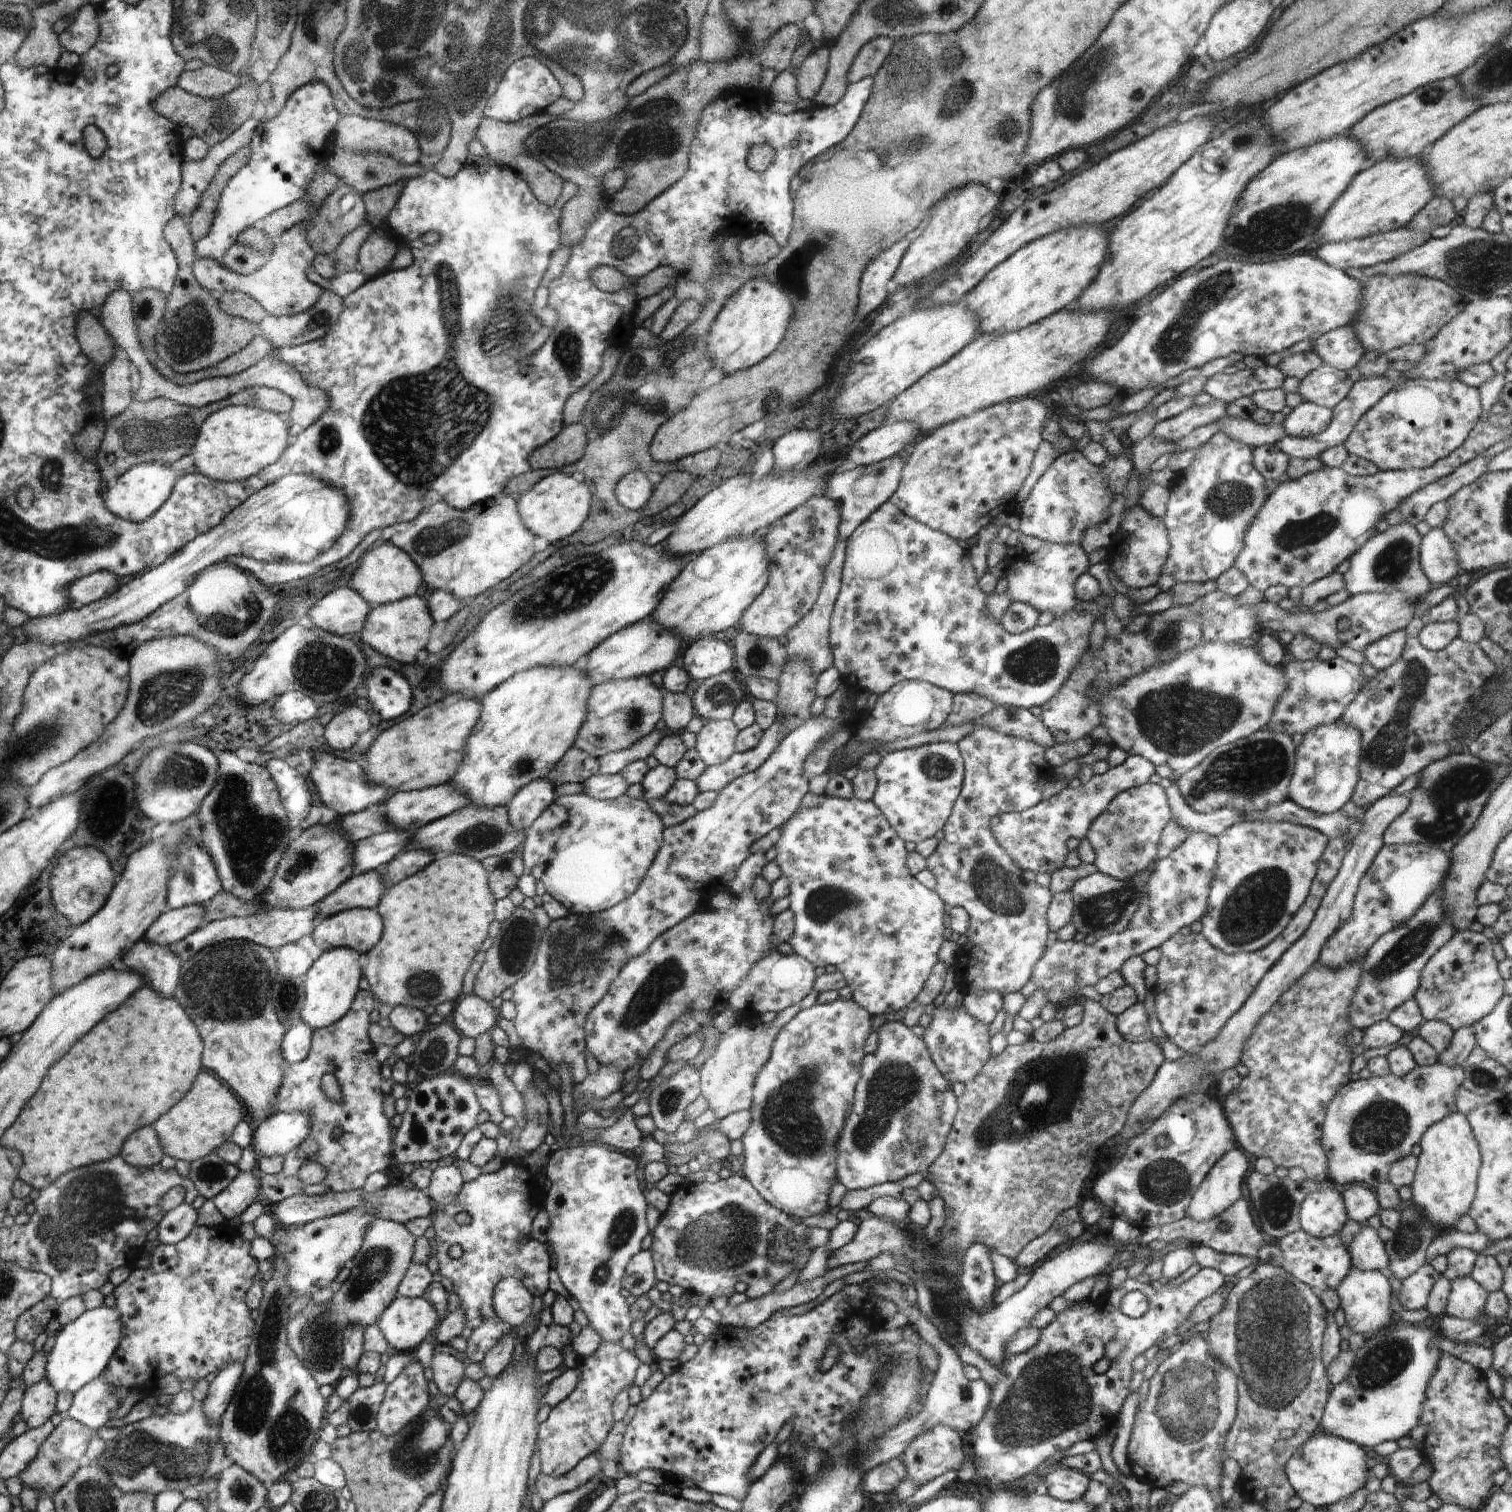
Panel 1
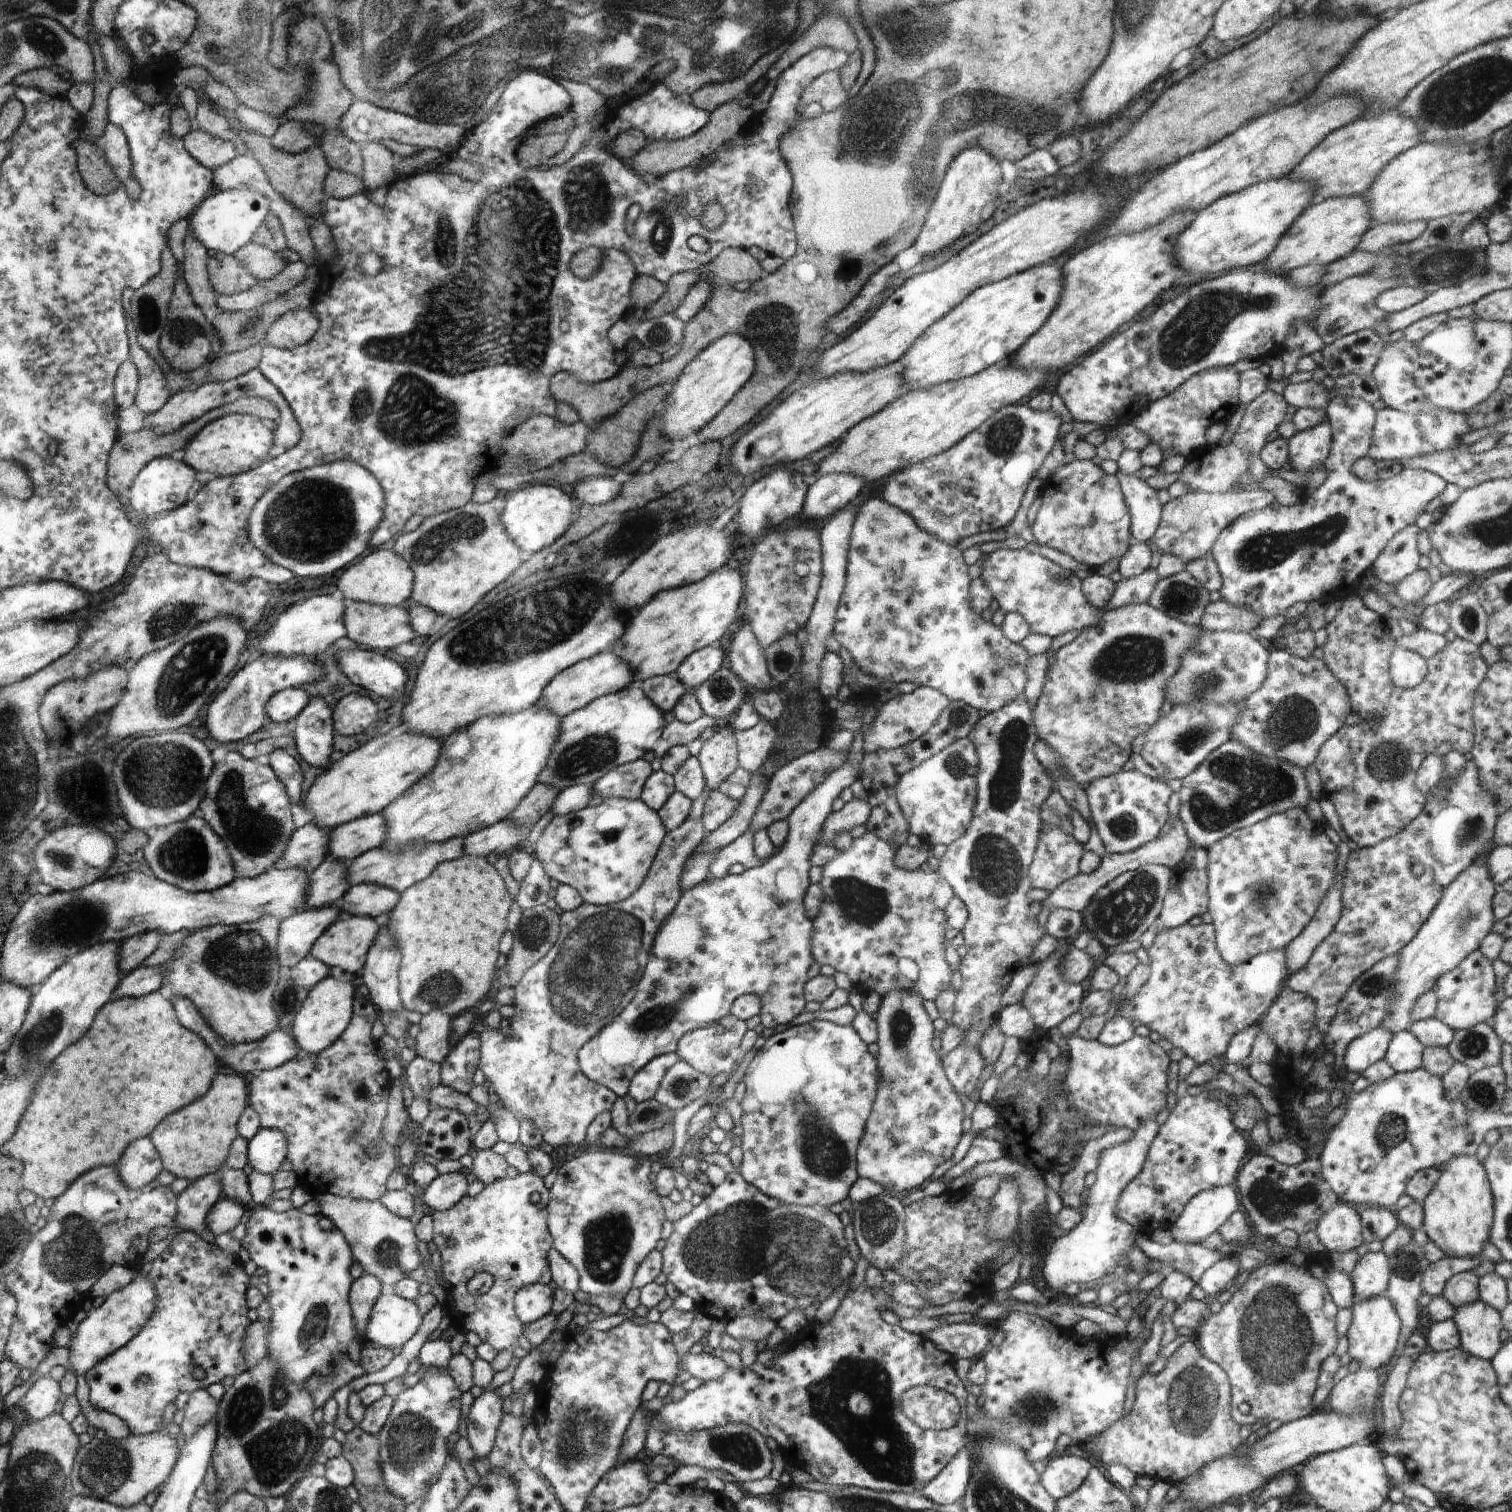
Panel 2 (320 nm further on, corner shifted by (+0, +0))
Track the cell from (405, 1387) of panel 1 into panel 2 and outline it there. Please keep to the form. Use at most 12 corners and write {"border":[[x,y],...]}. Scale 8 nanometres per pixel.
{"border":[[428,1370],[377,1434],[385,1482],[408,1504],[446,1466],[460,1388]]}

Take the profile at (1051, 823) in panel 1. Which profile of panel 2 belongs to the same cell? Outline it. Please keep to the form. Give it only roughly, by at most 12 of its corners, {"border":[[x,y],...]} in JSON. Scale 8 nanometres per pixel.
{"border":[[1044,829],[1029,866],[1031,888],[1054,890],[1080,873],[1084,847]]}

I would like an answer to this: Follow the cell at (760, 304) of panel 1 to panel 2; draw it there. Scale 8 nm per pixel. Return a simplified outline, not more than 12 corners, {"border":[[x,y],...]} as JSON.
{"border":[[740,335],[711,342],[669,387],[674,440],[701,430],[756,372]]}

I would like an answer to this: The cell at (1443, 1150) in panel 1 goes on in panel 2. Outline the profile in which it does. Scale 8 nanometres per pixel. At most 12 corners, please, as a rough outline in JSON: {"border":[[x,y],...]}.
{"border":[[1475,1155],[1447,1162],[1422,1204],[1446,1256],[1482,1256],[1493,1194]]}

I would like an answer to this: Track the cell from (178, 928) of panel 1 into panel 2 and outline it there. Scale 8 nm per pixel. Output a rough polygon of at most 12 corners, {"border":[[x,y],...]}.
{"border":[[150,931],[121,942],[120,970],[130,973],[158,948]]}

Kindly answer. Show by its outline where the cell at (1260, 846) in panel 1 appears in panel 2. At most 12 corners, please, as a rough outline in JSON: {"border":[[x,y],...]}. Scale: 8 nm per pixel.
{"border":[[1304,809],[1207,848],[1207,911],[1235,967],[1284,949],[1337,872]]}

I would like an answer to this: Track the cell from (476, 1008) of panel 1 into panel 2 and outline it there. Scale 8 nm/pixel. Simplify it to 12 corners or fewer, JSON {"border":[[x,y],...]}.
{"border":[[465,1034],[441,1063],[441,1084],[467,1095],[480,1038]]}

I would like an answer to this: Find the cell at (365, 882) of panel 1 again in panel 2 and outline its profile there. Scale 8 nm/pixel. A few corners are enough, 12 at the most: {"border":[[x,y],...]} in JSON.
{"border":[[339,904],[282,919],[277,951],[288,971],[341,915]]}

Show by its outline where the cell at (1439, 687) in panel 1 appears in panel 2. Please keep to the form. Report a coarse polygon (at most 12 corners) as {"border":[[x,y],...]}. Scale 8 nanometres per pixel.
{"border":[[1456,638],[1425,679],[1342,725],[1314,766],[1349,839],[1424,808],[1422,761],[1475,741],[1488,666]]}

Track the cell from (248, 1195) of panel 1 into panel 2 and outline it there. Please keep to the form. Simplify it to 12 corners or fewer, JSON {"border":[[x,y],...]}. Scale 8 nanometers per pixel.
{"border":[[222,1196],[206,1216],[214,1236],[240,1225],[246,1208]]}

